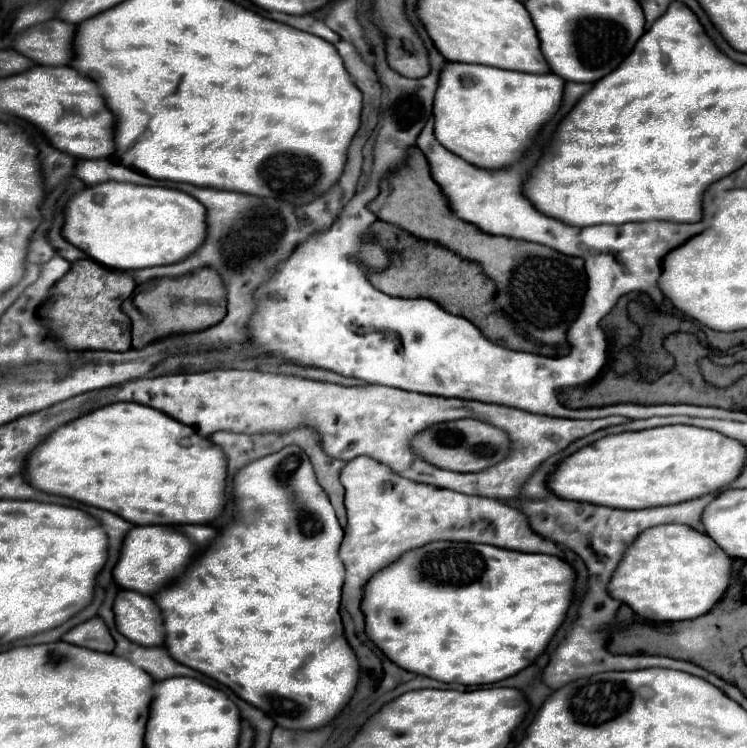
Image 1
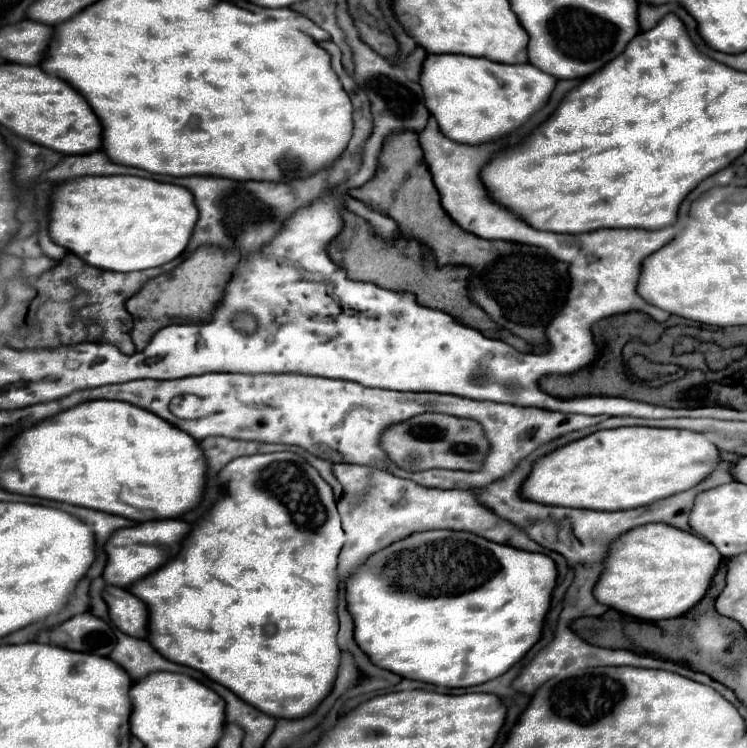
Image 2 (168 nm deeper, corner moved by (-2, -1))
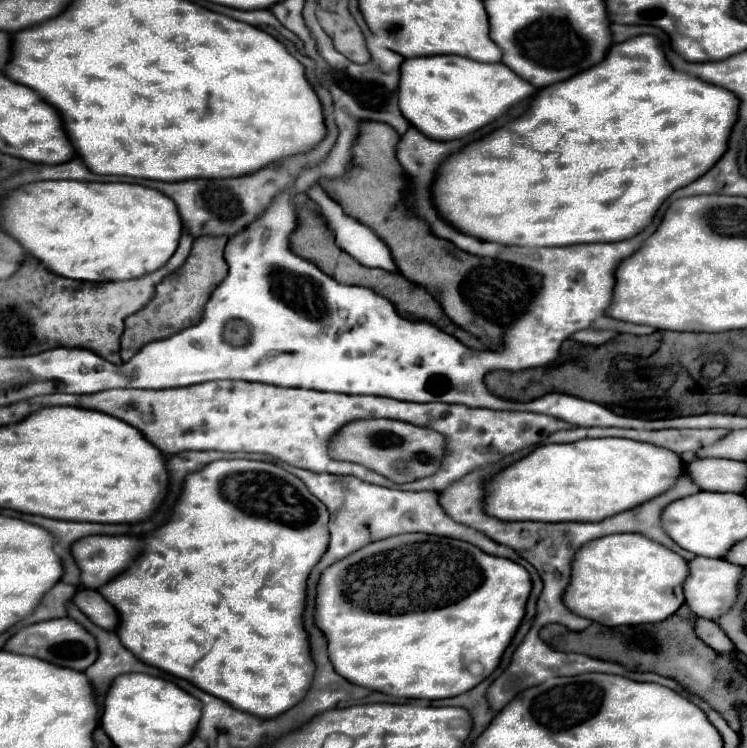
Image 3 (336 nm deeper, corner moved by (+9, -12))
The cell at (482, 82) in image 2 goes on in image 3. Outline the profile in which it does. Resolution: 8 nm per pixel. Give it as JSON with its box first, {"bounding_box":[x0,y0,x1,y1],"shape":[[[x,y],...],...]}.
{"bounding_box":[400,56,538,142],"shape":[[[462,56],[404,60],[400,72],[400,112],[414,128],[438,142],[464,138],[498,120],[512,106],[538,92],[536,86],[516,76],[504,64],[480,64],[464,60]]]}

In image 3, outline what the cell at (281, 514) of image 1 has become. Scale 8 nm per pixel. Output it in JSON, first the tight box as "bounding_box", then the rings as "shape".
{"bounding_box":[100,460,330,718],"shape":[[[216,460],[208,466],[204,466],[200,472],[194,472],[186,478],[182,498],[176,504],[176,512],[172,520],[158,528],[144,544],[144,552],[138,556],[136,564],[124,572],[124,576],[118,576],[112,580],[112,584],[106,584],[100,588],[100,594],[106,596],[110,604],[116,604],[116,610],[120,612],[120,642],[134,652],[136,658],[142,658],[146,664],[152,664],[164,672],[170,672],[178,678],[184,678],[204,692],[232,704],[236,710],[248,712],[258,718],[276,718],[284,714],[286,710],[294,708],[302,696],[306,694],[312,674],[316,670],[316,664],[310,654],[310,640],[308,632],[304,630],[302,614],[306,606],[306,582],[312,572],[312,568],[320,562],[320,558],[326,554],[330,540],[328,532],[328,510],[326,506],[308,492],[308,488],[290,472],[276,464],[268,462],[256,462],[256,460]]]}

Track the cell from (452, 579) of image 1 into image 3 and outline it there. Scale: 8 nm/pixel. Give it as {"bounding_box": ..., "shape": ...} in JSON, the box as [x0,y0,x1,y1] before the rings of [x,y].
{"bounding_box":[316,534,532,700],"shape":[[[400,534],[388,540],[372,542],[364,546],[362,550],[354,552],[352,556],[348,556],[346,560],[340,560],[324,570],[320,584],[318,584],[318,596],[316,596],[316,624],[328,638],[328,656],[336,672],[344,676],[346,680],[350,680],[352,684],[378,690],[390,696],[398,696],[398,698],[428,698],[428,700],[452,698],[452,696],[472,690],[476,684],[480,684],[484,678],[488,678],[498,668],[504,650],[510,646],[526,614],[526,602],[528,602],[530,590],[532,590],[532,580],[530,580],[528,570],[508,558],[490,556],[482,552],[480,548],[468,542],[462,542],[462,540],[440,538],[440,536],[430,536],[430,534]]]}

